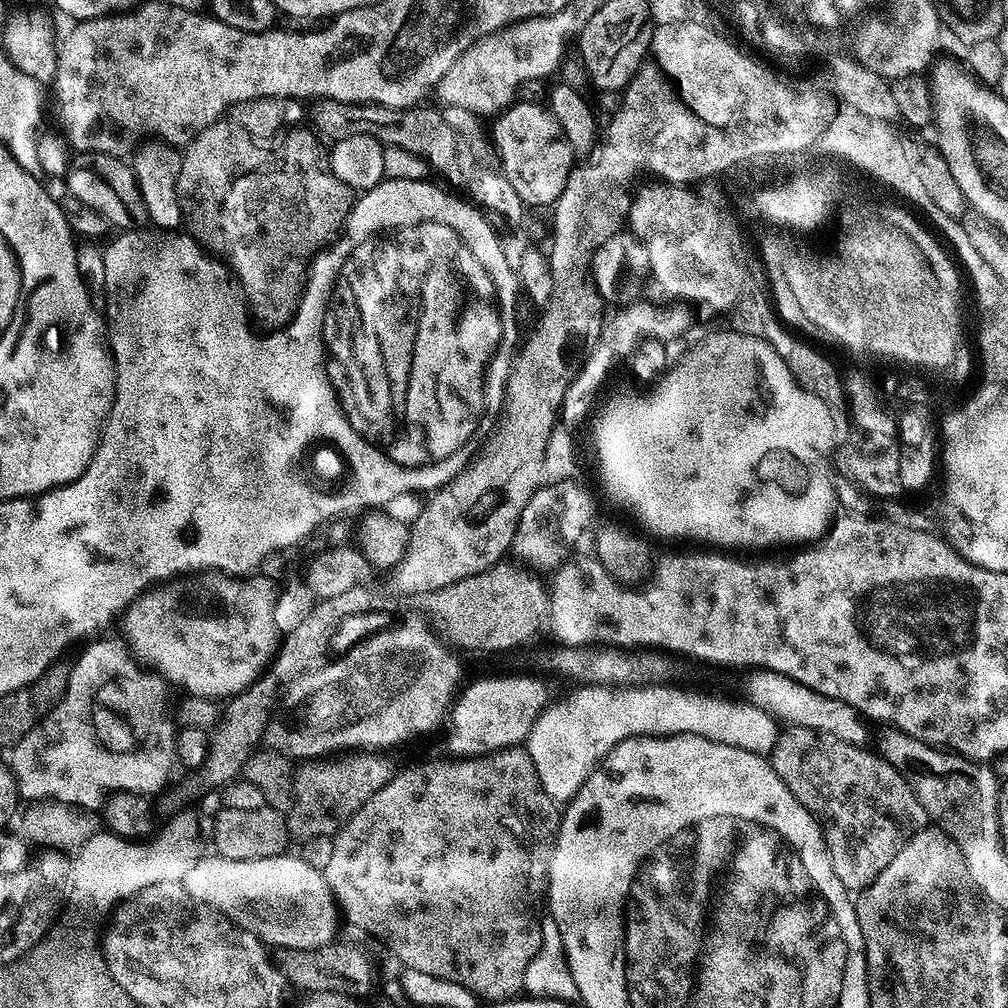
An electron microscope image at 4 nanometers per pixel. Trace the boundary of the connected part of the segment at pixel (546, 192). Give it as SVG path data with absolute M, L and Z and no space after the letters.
M516 102L497 116L500 117L492 128L494 151L514 188L527 205L552 206L567 186L568 175L574 167L574 153L564 131L547 107L539 103Z

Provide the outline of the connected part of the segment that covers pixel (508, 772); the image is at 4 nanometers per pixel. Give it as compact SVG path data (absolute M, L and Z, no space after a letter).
M523 747L503 748L497 752L487 752L484 756L454 758L448 763L430 764L421 772L404 772L393 780L391 777L340 827L334 837L334 854L330 857L330 866L322 871L349 922L385 940L388 943L387 951L400 957L406 968L422 970L422 974L434 974L434 978L446 978L446 982L458 982L458 986L466 986L466 990L470 990L481 1001L511 1000L523 989L526 966L544 941L542 926L546 916L548 871L556 845L556 834L560 830L561 813L557 801L541 790L532 759Z

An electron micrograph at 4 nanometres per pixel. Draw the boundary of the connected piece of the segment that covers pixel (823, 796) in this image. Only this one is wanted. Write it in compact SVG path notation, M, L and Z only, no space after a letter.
M788 726L777 735L770 753L770 763L778 778L786 782L790 794L806 806L810 815L820 821L834 874L838 874L838 882L849 890L863 890L873 884L878 874L894 862L898 850L926 824L924 808L917 802L904 774L882 755L868 751L867 747L850 746L850 742L842 742L842 738L816 732L813 728Z

